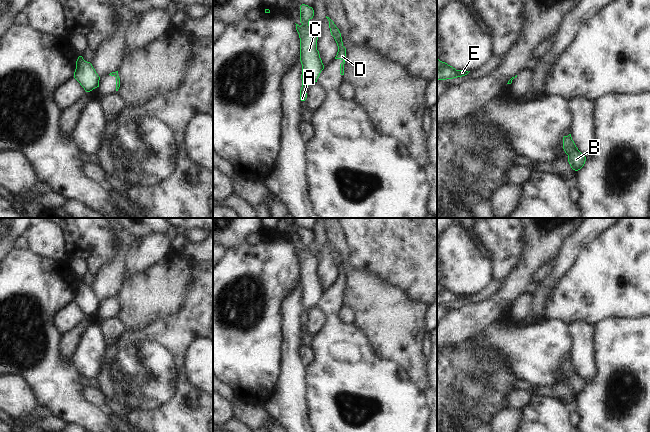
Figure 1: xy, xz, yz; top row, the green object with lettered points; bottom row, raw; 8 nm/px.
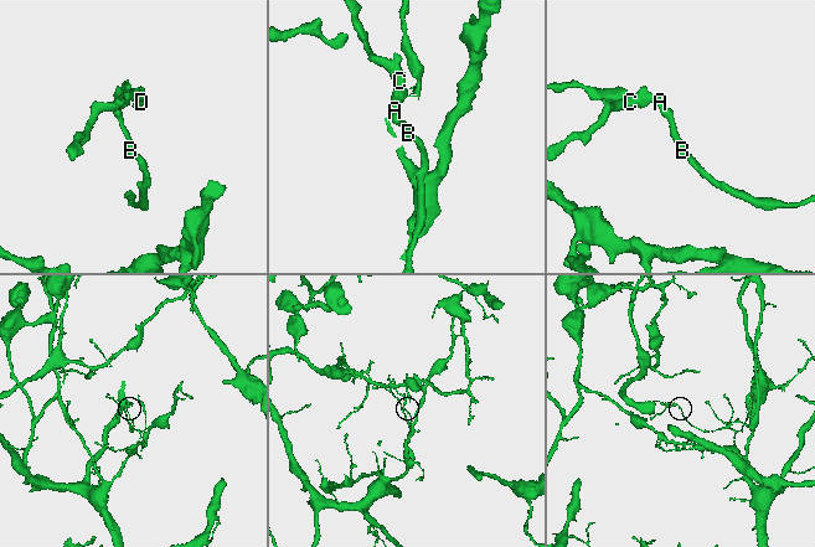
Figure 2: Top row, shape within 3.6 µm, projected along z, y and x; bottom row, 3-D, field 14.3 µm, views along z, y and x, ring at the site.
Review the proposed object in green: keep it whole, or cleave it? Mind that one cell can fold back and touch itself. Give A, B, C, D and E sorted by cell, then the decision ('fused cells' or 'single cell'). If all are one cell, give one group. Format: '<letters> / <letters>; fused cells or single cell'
A B C / D E; fused cells

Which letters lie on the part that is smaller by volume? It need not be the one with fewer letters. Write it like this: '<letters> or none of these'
D, E

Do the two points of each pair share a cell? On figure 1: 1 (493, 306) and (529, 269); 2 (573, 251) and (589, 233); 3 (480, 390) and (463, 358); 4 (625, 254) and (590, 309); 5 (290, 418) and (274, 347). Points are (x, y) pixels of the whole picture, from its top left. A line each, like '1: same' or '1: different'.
1: same
2: same
3: same
4: same
5: different

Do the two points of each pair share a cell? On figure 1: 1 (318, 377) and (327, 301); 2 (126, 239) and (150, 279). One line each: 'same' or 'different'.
1: same
2: different

